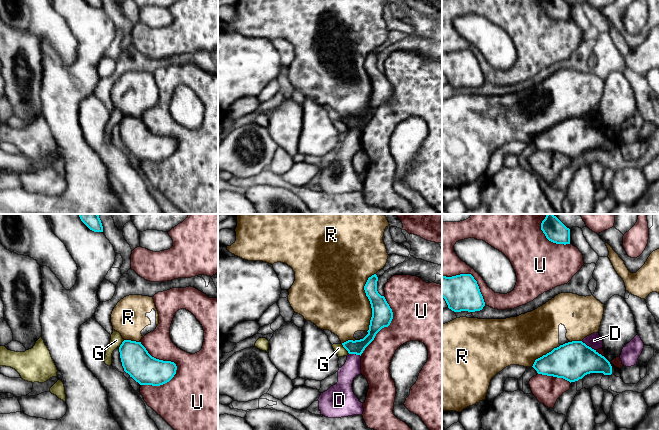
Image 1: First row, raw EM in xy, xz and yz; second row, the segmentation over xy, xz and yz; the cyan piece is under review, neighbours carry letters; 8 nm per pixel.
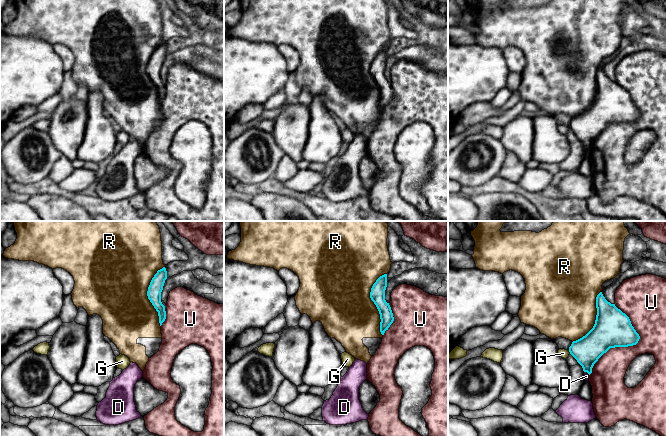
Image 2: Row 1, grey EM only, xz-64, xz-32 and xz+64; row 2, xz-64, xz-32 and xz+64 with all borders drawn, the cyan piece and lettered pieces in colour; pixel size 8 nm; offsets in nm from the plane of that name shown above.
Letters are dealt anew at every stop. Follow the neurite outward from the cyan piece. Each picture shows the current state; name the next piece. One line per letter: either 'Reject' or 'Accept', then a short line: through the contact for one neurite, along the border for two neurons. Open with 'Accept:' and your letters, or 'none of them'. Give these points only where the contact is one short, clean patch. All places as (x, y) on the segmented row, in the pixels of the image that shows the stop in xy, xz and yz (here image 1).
Accept: none of them
D: Reject. Line: yz (581, 341), (595, 350)
G: Reject
R: Reject
U: Reject

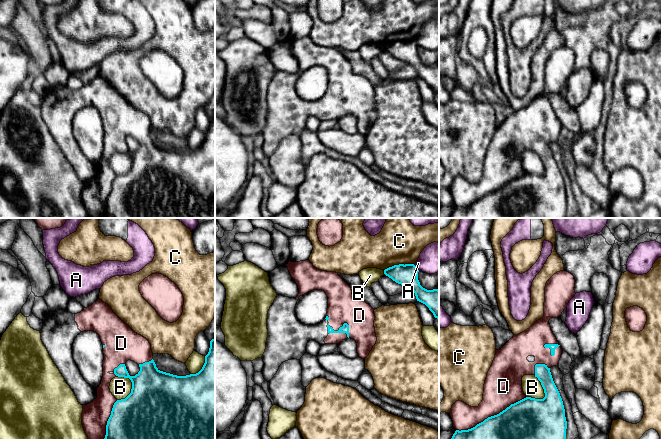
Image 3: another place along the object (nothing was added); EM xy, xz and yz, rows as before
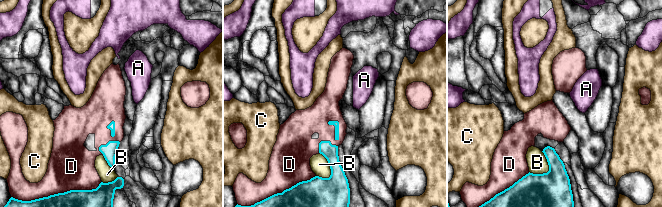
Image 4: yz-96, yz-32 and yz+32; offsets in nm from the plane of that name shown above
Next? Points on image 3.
Accept: D
A: Reject
B: Reject
C: Reject
D: Accept

